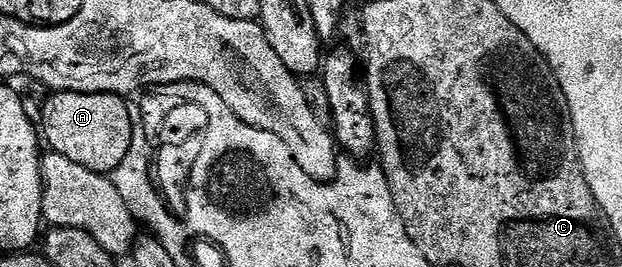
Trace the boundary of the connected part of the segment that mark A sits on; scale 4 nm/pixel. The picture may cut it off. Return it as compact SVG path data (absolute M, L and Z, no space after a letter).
M52 91L50 95L42 101L41 107L43 107L43 128L41 124L41 136L45 141L46 147L50 151L61 154L65 158L69 158L69 162L77 162L77 166L85 166L85 170L93 170L94 172L101 172L104 174L115 174L119 167L124 163L128 163L131 155L131 143L135 137L135 130L137 127L136 121L131 121L131 112L133 116L133 108L127 105L128 101L122 96L114 96L112 92L57 92Z

